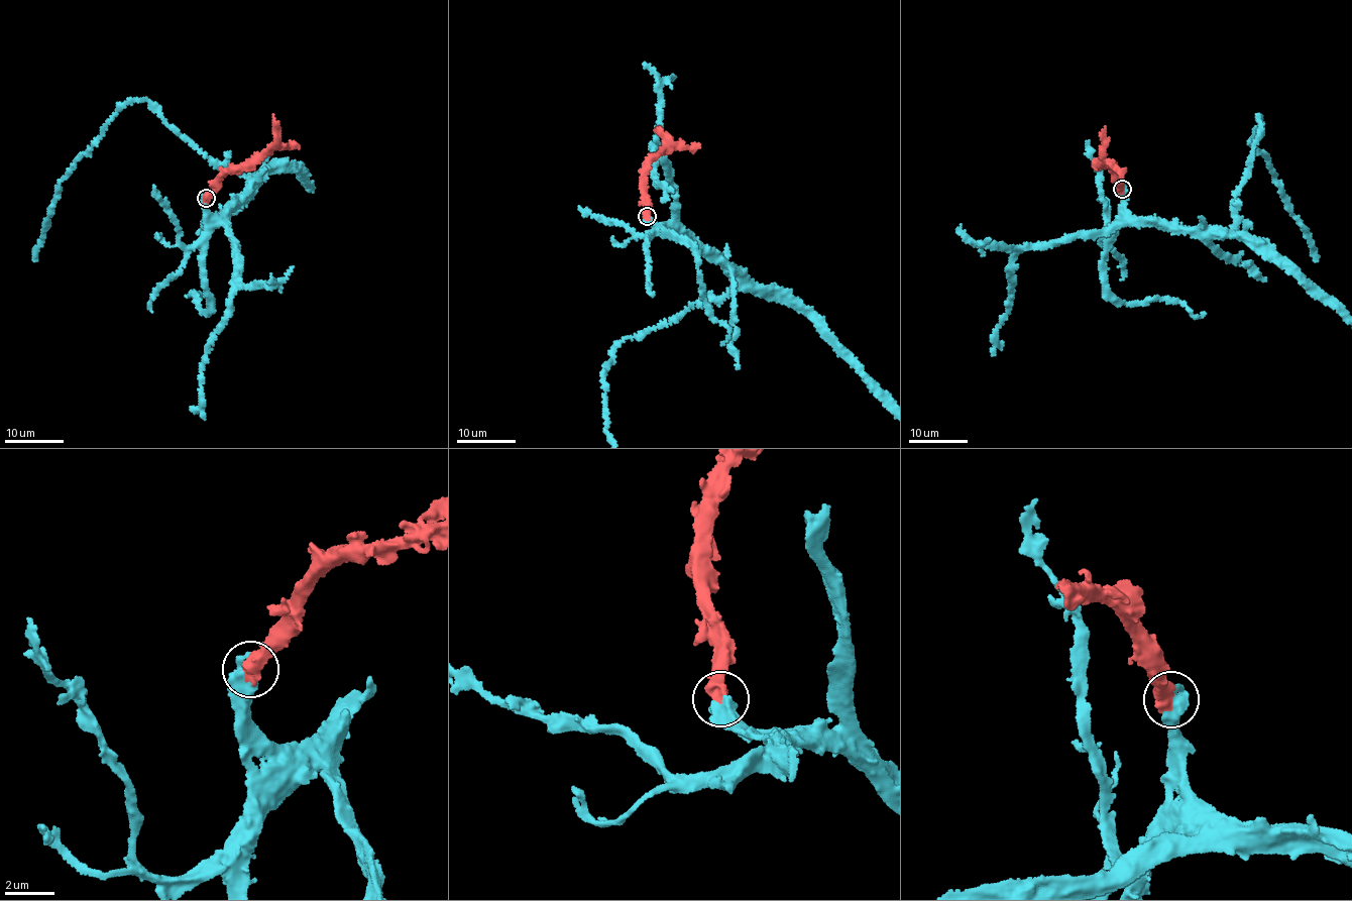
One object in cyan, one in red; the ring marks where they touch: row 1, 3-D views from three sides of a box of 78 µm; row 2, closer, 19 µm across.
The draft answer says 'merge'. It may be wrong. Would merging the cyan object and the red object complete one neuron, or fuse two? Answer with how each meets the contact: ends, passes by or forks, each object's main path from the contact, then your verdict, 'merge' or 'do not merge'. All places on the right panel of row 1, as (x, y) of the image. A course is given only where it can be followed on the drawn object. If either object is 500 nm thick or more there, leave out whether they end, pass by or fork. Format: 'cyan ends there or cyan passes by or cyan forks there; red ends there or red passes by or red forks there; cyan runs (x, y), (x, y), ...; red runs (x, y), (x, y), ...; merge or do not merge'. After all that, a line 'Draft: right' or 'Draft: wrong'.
red runs (1122, 189), (1119, 176), (1097, 162), (1103, 160), (1101, 153), (1105, 126); merge
Draft: right

